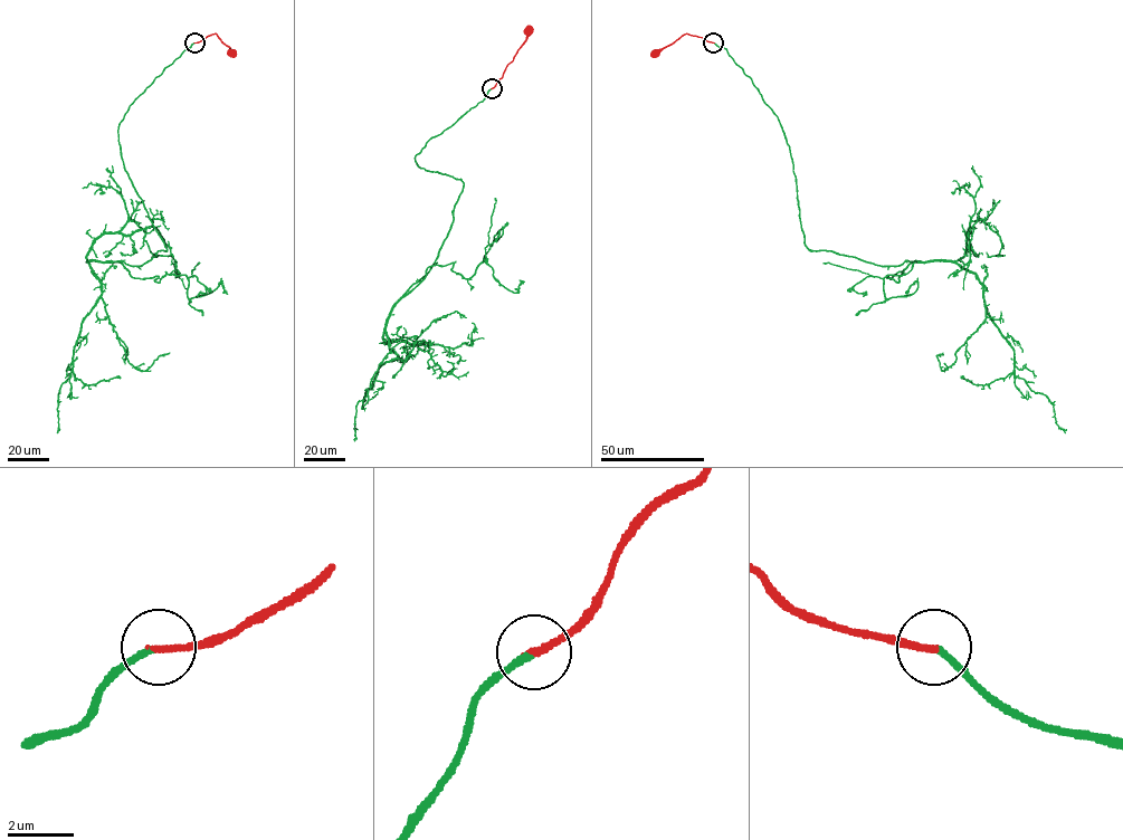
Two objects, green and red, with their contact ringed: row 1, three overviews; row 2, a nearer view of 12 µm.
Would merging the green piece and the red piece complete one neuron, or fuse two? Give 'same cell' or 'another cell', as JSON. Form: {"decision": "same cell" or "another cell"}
{"decision": "same cell"}

